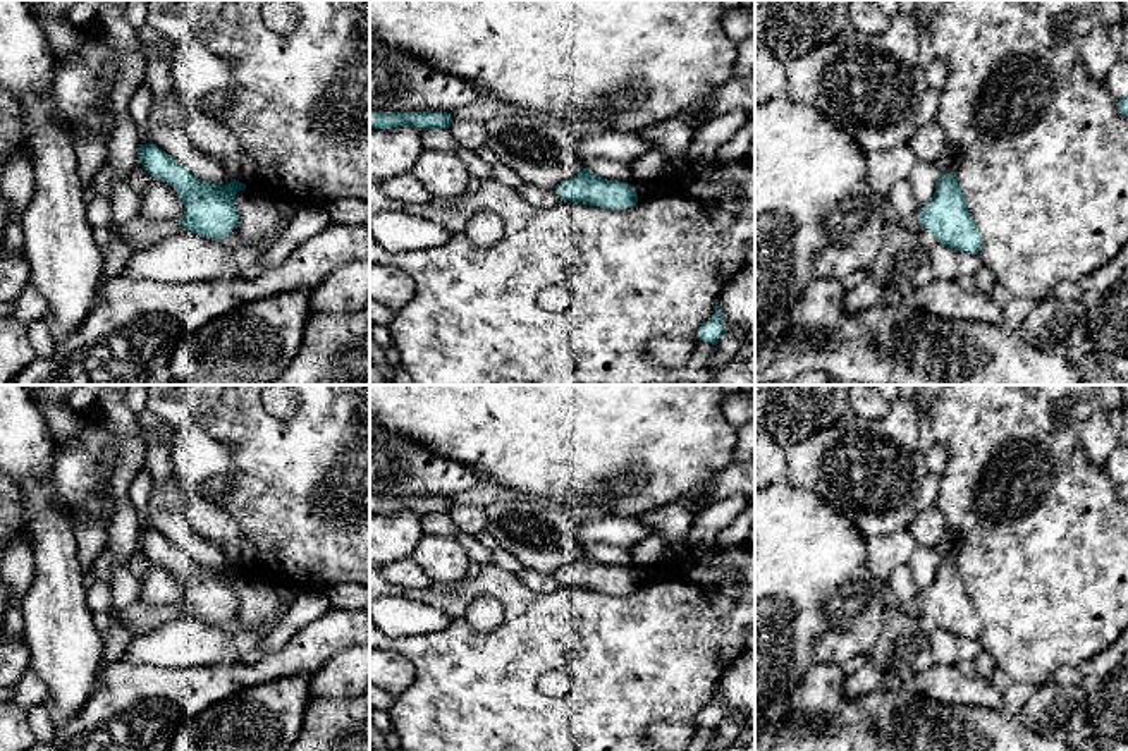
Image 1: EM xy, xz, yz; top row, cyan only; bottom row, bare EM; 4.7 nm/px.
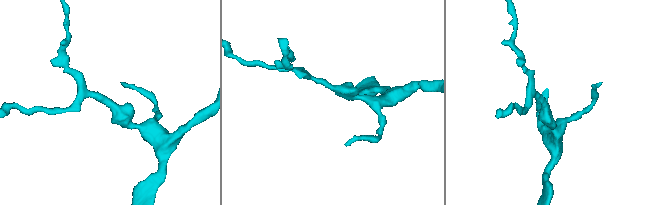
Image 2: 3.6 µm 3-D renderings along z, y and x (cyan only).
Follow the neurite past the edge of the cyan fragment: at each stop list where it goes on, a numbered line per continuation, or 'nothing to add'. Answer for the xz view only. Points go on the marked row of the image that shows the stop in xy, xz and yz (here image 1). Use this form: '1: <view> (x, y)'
nothing to add

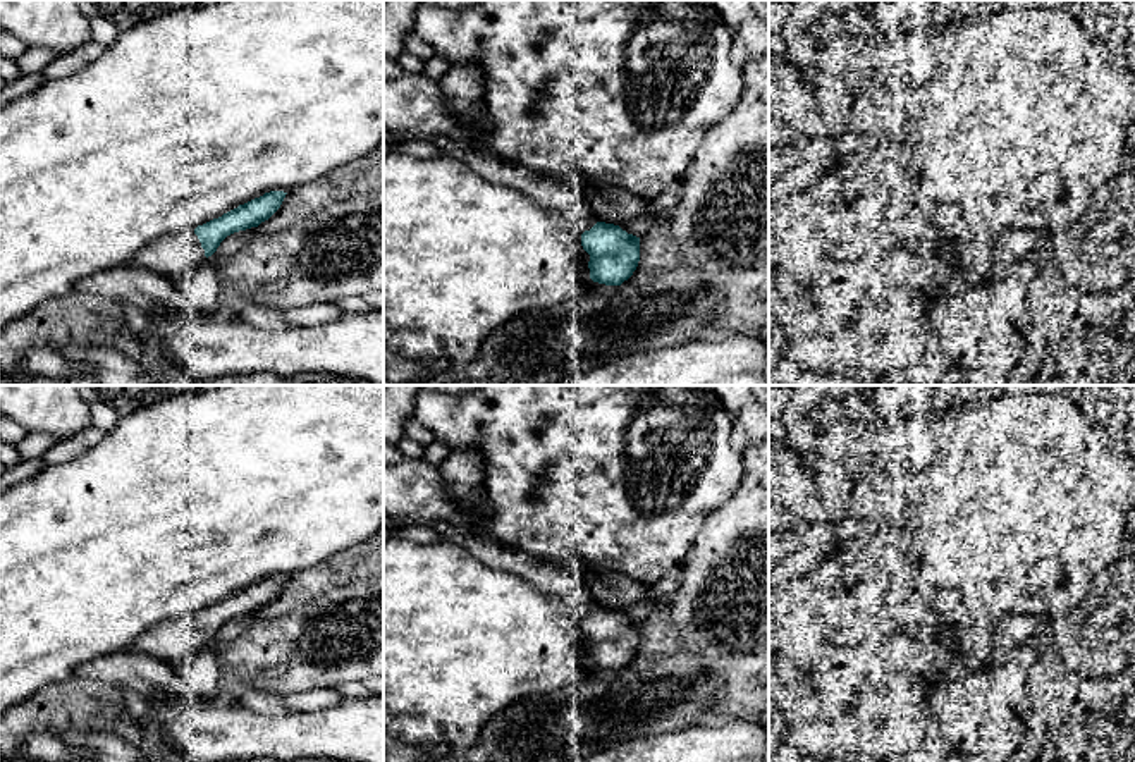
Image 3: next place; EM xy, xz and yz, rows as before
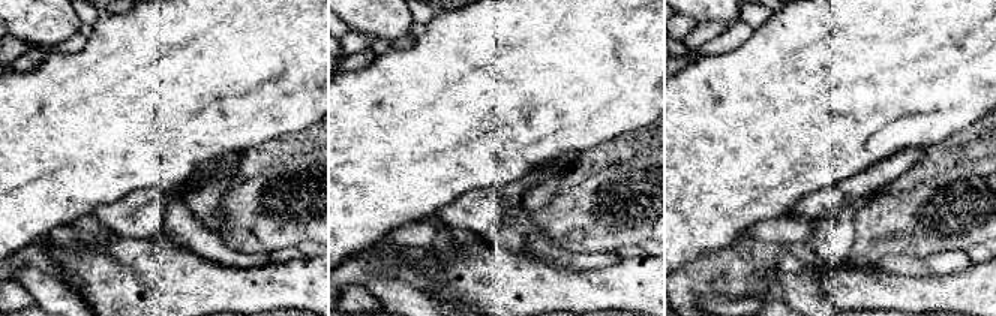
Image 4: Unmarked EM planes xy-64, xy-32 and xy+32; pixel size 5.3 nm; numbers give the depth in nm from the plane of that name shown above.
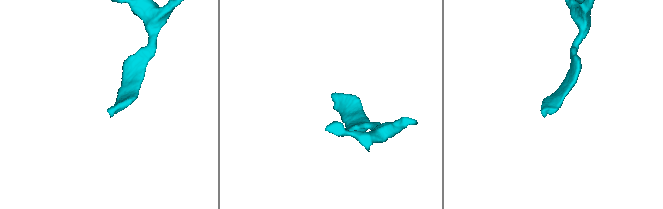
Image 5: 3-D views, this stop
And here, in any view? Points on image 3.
1: xy (176, 257)

